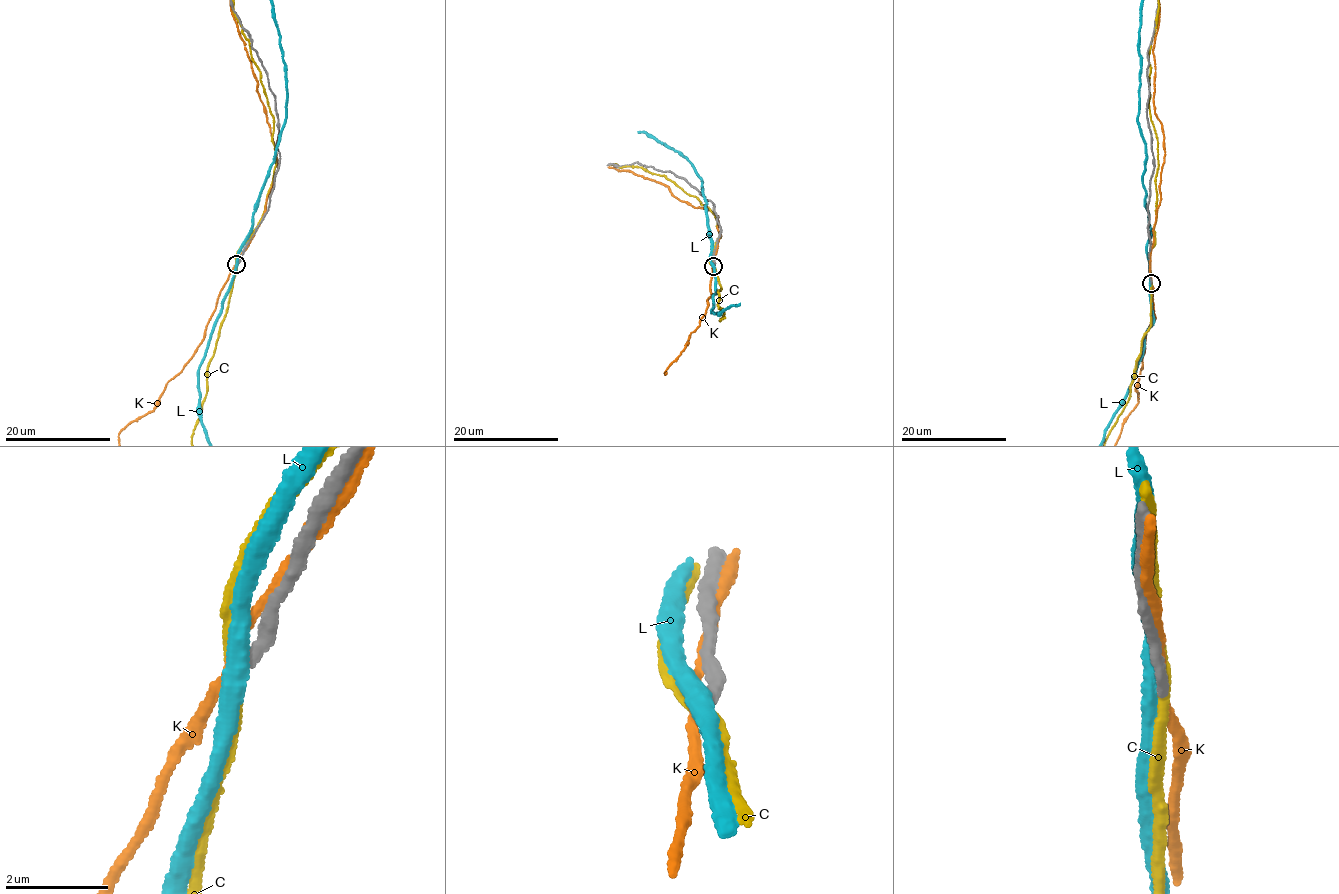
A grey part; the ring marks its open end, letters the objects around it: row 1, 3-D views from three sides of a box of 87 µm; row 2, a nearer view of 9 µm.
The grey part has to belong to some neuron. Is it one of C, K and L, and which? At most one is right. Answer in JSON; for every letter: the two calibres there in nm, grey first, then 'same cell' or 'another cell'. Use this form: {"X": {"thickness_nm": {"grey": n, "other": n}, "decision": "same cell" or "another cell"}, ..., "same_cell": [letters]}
{"C": {"thickness_nm": {"grey": 200, "other": 180}, "decision": "another cell"}, "K": {"thickness_nm": {"grey": 200, "other": 170}, "decision": "another cell"}, "L": {"thickness_nm": {"grey": 200, "other": 320}, "decision": "another cell"}, "same_cell": []}

